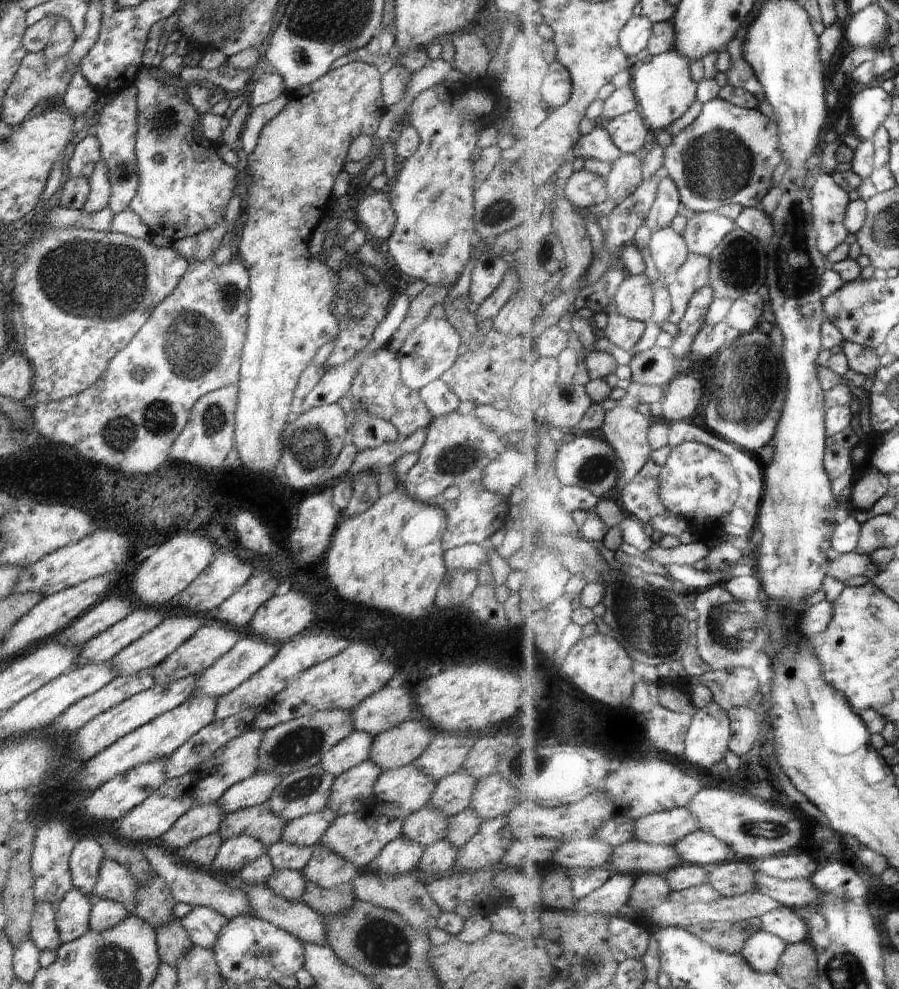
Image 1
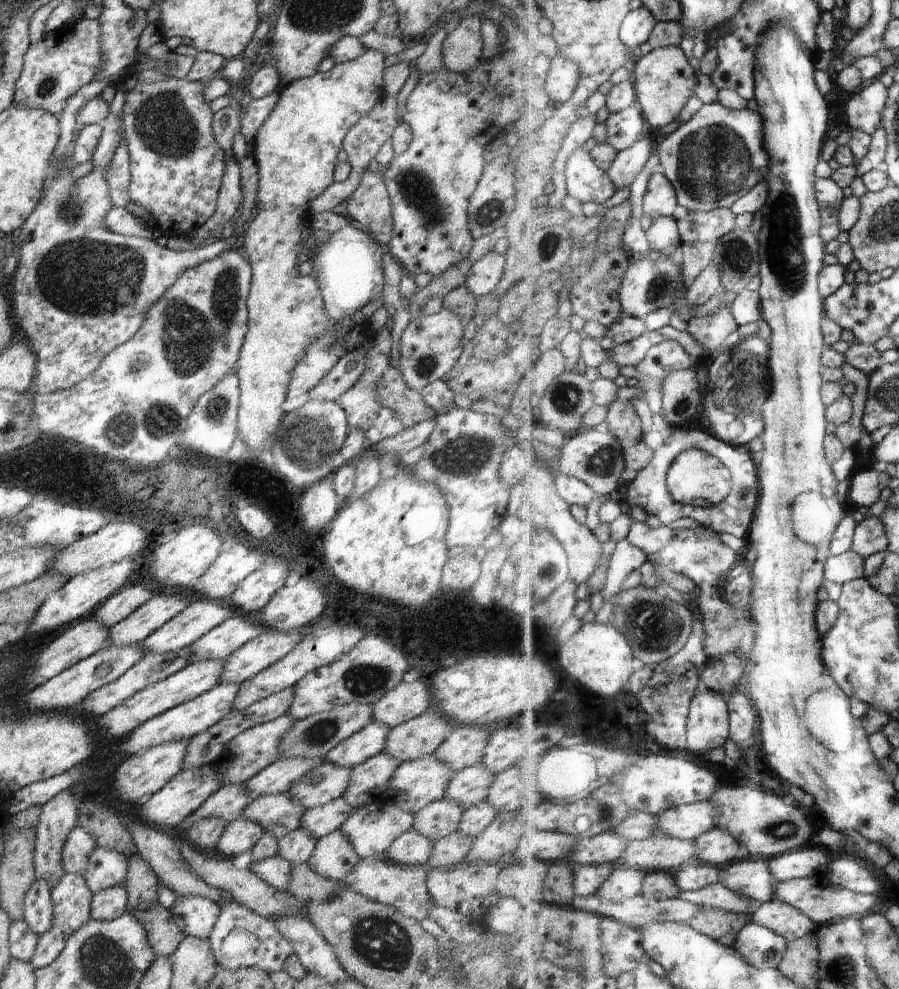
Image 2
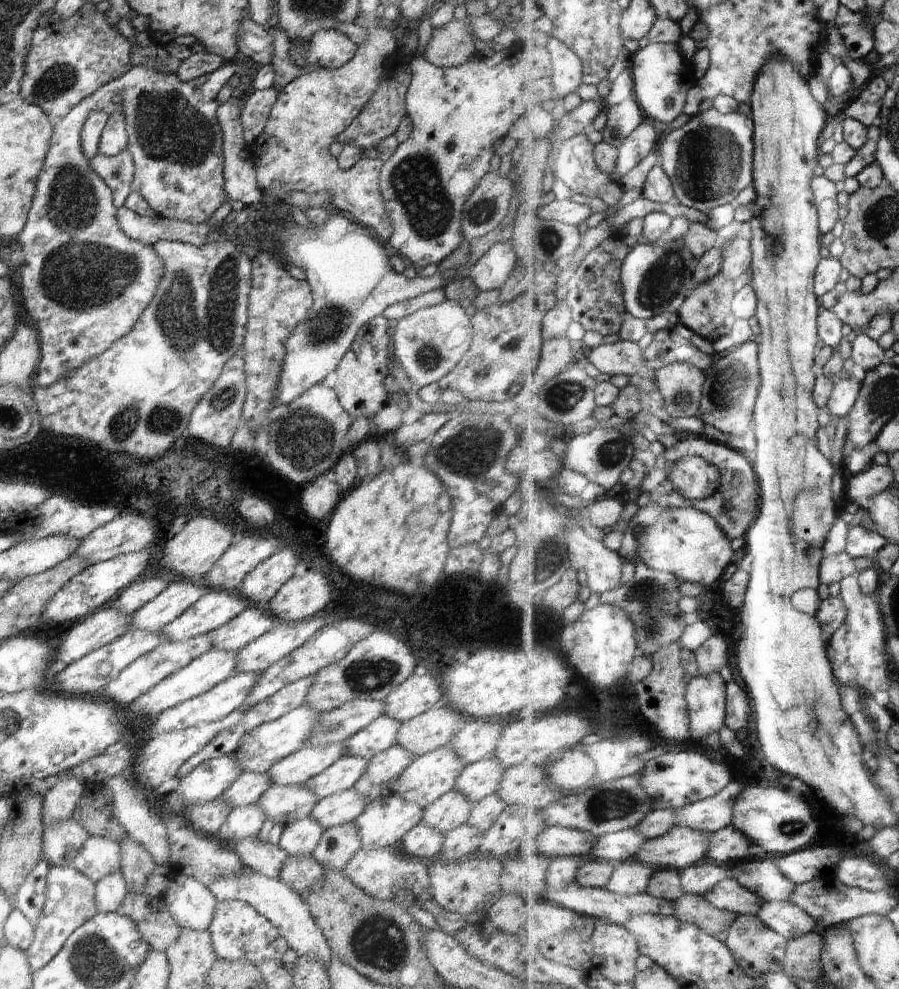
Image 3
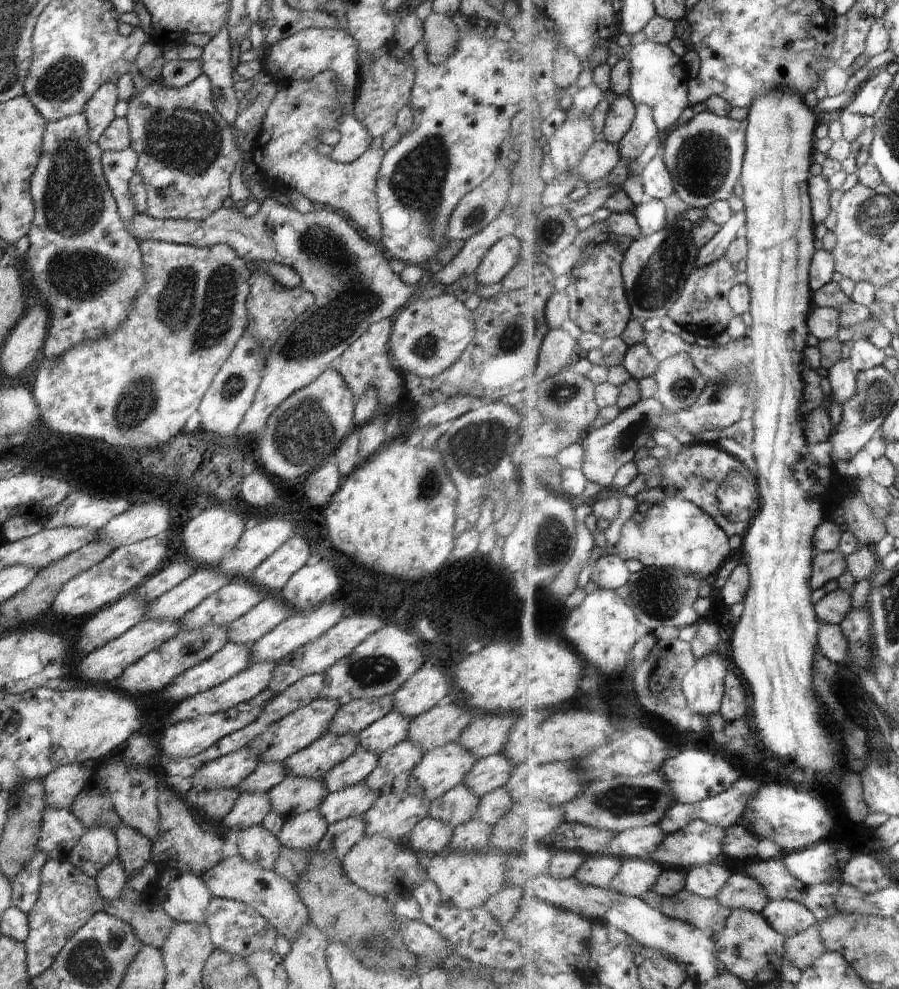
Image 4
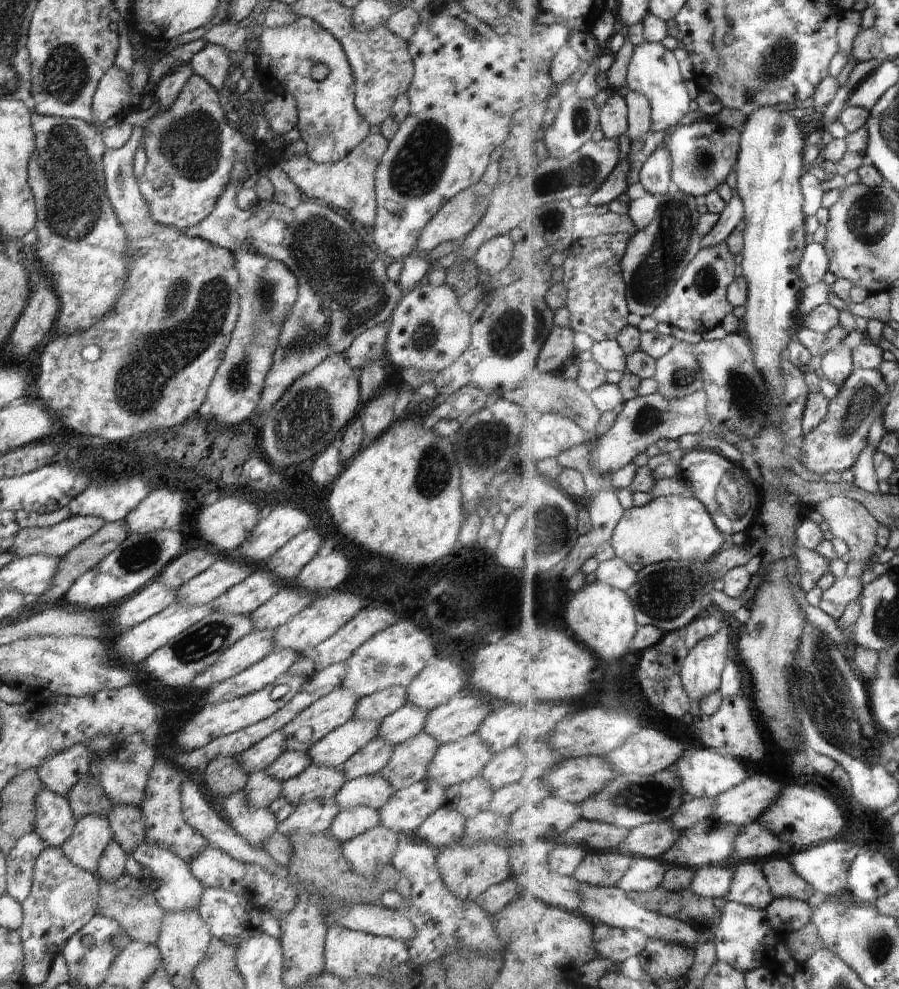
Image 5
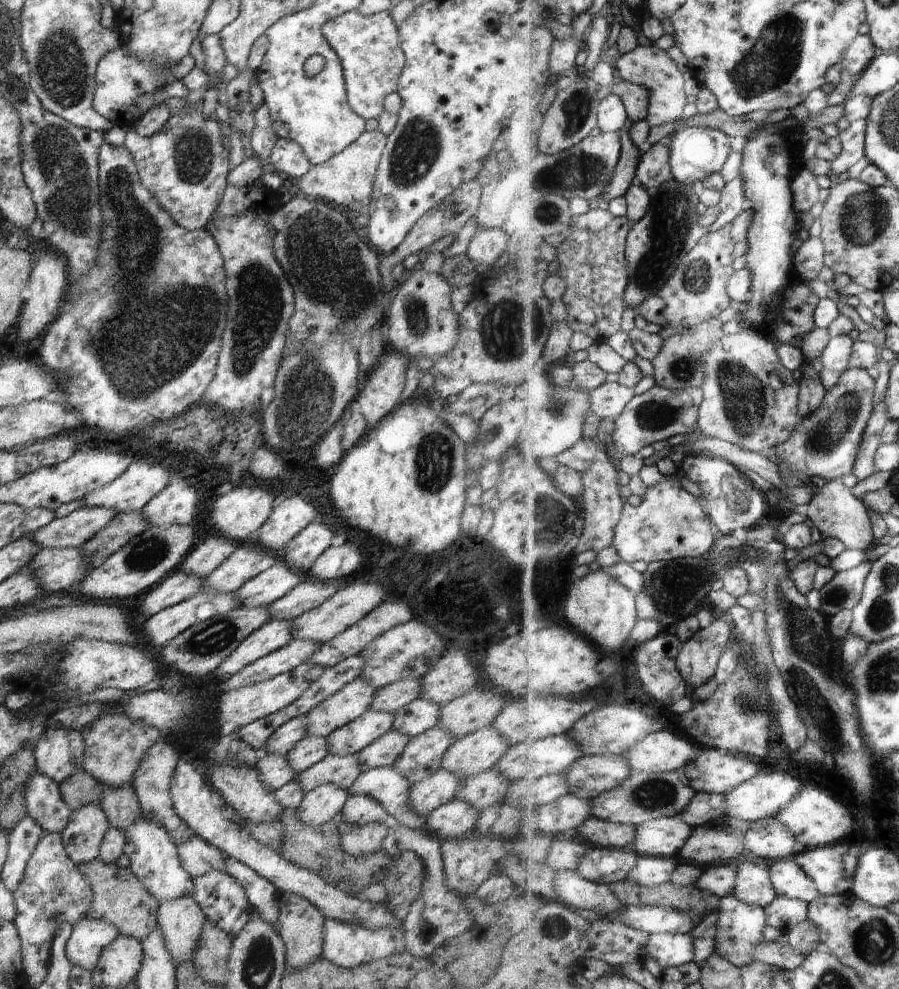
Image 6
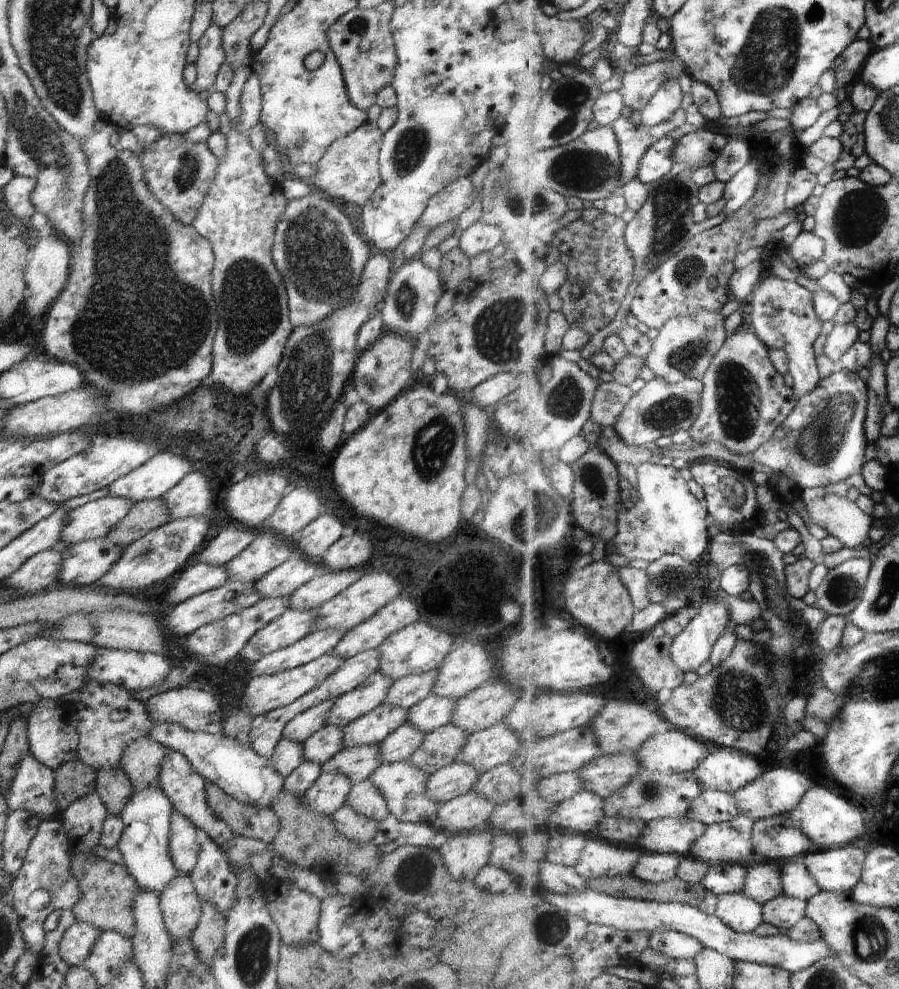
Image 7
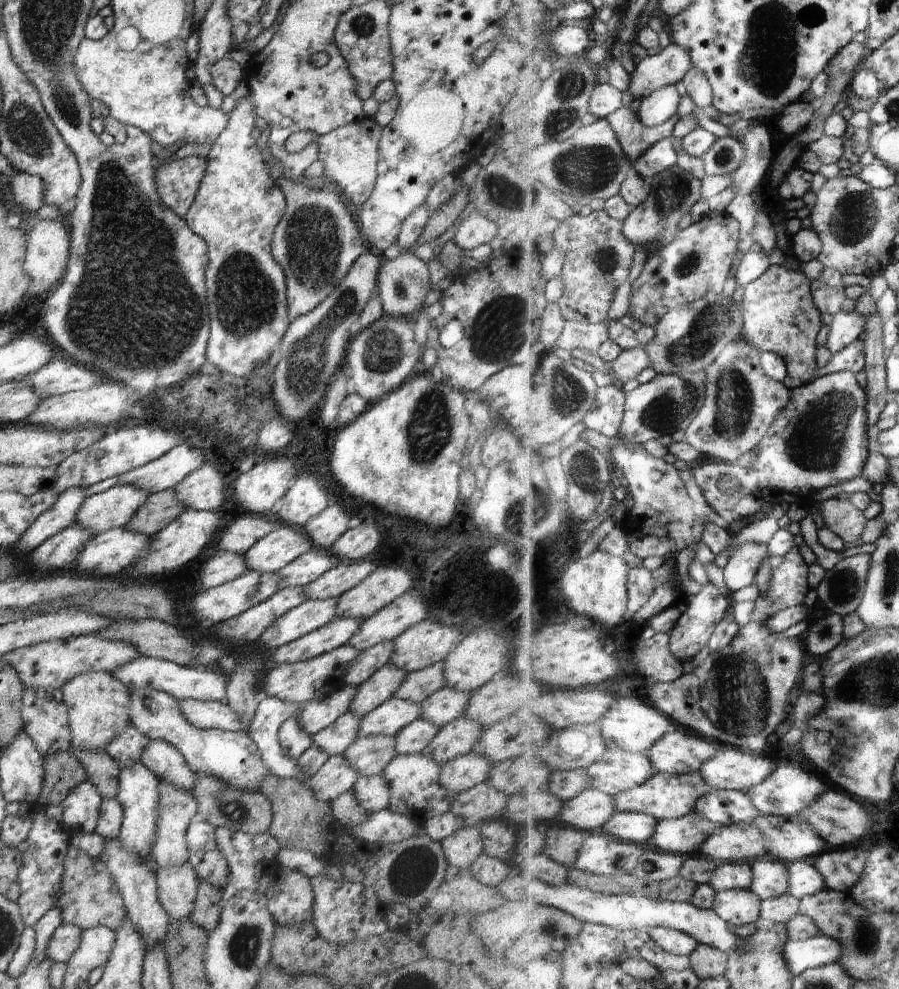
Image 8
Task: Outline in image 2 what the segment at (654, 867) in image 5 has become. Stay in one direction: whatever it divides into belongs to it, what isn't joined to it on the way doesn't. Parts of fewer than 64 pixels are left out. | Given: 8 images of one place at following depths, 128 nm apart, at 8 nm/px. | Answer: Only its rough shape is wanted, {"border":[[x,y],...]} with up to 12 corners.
{"border":[[618,866],[598,890],[602,900],[630,900],[646,872]]}

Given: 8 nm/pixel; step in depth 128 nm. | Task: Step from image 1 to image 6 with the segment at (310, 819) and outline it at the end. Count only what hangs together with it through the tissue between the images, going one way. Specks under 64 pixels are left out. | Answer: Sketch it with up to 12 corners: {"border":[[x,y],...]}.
{"border":[[392,767],[362,770],[347,791],[370,796],[406,827],[409,808],[408,779]]}

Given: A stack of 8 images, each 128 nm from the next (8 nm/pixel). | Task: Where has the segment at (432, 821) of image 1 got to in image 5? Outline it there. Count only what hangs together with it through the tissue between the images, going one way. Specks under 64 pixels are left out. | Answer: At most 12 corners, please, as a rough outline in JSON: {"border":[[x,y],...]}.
{"border":[[481,776],[445,790],[443,806],[465,819],[486,811],[493,788]]}

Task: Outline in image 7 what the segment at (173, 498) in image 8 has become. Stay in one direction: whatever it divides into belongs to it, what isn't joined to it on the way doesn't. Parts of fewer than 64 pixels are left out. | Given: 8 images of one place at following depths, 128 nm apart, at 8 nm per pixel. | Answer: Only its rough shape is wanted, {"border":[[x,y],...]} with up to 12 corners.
{"border":[[163,498],[136,502],[105,538],[123,548],[170,521]]}

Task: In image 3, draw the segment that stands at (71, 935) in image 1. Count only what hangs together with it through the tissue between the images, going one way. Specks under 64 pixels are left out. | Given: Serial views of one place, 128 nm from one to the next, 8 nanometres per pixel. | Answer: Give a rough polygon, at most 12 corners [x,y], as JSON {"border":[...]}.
{"border":[[51,865],[46,900],[25,952],[32,972],[94,918],[95,882]]}

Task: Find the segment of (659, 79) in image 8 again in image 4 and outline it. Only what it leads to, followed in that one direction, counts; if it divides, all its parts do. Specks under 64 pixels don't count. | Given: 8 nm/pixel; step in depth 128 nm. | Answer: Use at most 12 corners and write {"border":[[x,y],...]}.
{"border":[[638,103],[634,130],[622,140],[631,162],[662,132],[647,104]]}

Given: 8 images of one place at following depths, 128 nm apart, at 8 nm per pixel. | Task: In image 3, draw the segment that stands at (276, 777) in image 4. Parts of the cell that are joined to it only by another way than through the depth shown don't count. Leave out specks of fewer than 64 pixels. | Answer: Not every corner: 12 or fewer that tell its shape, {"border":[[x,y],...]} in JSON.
{"border":[[242,773],[221,795],[231,806],[253,805],[272,786],[267,773]]}

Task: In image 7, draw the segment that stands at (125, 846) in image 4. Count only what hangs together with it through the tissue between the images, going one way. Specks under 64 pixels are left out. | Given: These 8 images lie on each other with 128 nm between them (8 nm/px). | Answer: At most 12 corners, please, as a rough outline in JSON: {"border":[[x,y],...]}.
{"border":[[120,769],[96,772],[95,792],[108,814],[120,816],[133,795]]}

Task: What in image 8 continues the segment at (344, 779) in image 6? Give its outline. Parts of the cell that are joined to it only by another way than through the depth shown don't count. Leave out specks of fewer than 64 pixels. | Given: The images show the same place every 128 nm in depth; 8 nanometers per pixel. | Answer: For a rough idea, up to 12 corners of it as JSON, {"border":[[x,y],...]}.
{"border":[[394,736],[358,737],[344,752],[360,776],[396,756]]}

